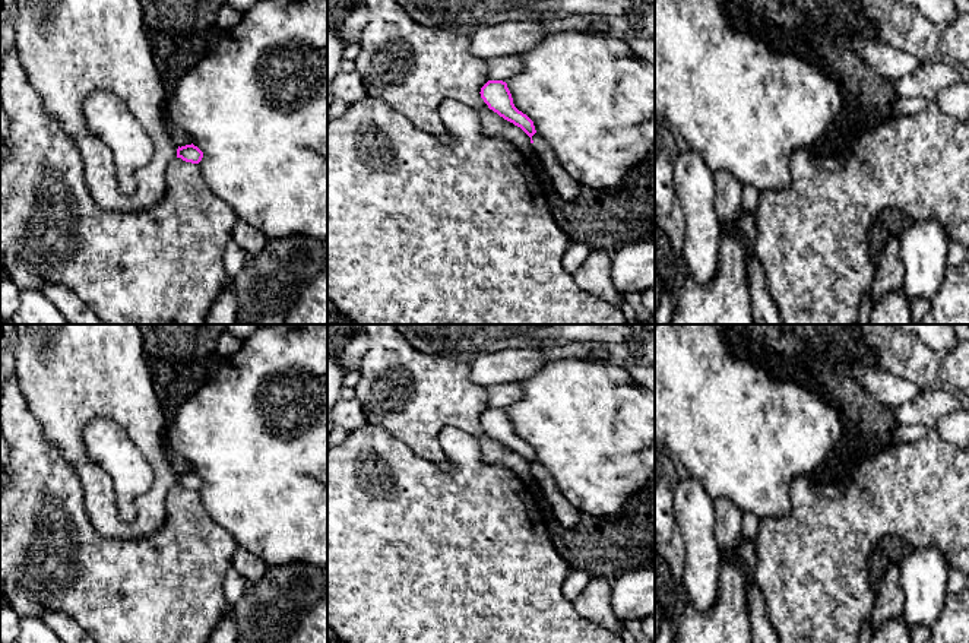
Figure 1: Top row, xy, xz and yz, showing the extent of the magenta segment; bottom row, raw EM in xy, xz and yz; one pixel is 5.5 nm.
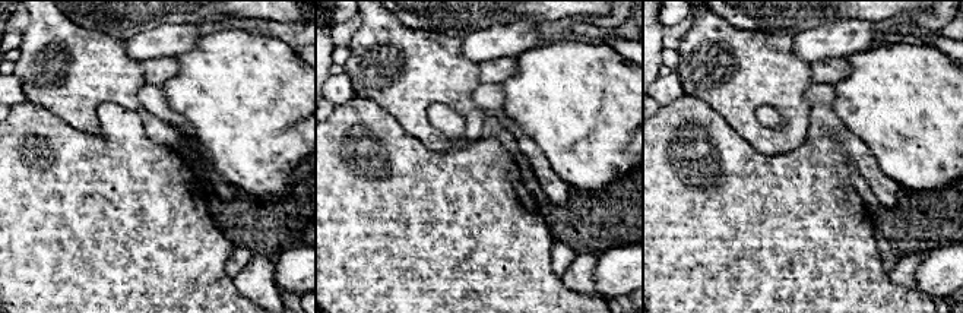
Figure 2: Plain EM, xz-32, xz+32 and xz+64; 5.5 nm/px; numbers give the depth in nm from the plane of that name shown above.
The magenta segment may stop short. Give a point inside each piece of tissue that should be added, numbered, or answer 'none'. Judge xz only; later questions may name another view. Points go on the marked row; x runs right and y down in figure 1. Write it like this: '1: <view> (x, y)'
1: xz (564, 184)

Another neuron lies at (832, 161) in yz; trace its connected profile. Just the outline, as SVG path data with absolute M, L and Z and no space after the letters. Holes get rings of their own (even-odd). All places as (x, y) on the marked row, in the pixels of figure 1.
M820 152L817 156L816 156L816 162L830 168L830 170L837 170L842 167L842 159L837 153L824 153L824 152Z

